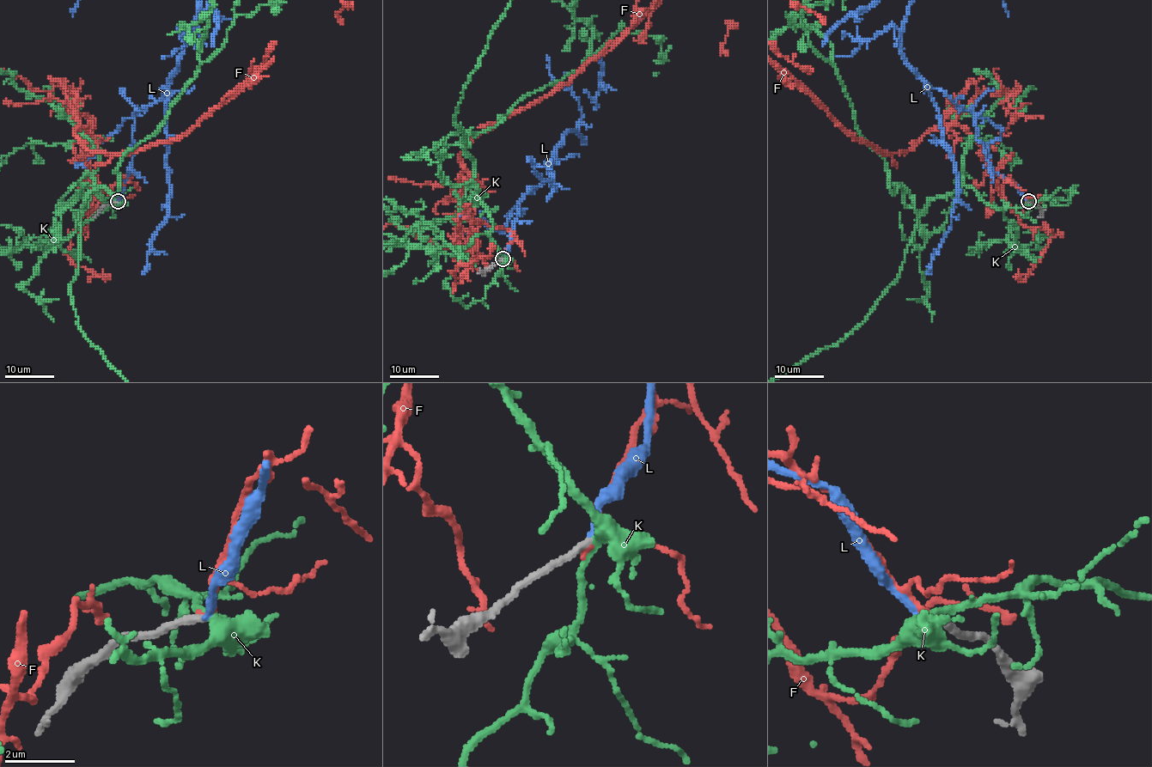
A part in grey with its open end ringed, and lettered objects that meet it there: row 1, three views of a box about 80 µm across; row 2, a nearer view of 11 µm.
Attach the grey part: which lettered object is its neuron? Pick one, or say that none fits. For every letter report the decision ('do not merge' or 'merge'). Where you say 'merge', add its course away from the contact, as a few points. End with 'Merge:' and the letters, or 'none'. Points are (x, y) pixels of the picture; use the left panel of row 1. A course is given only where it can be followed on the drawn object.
F: do not merge
K: do not merge
L: merge
Merge: L

